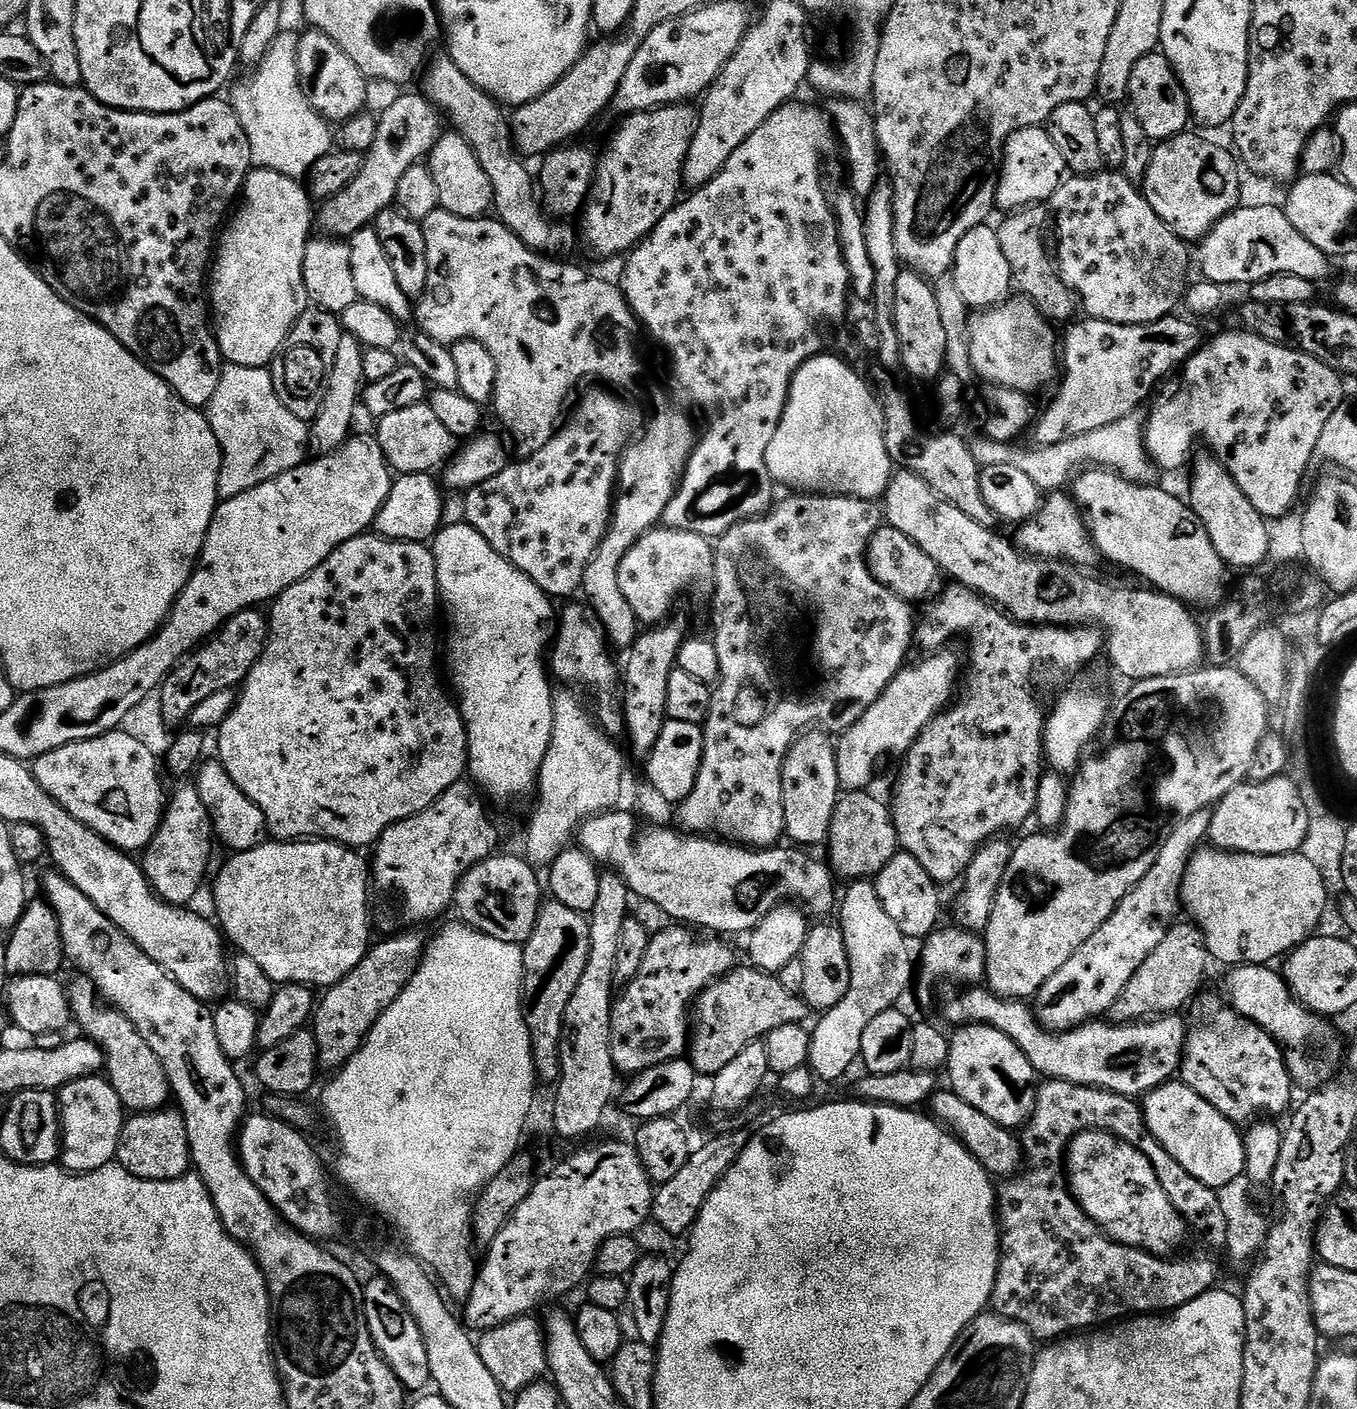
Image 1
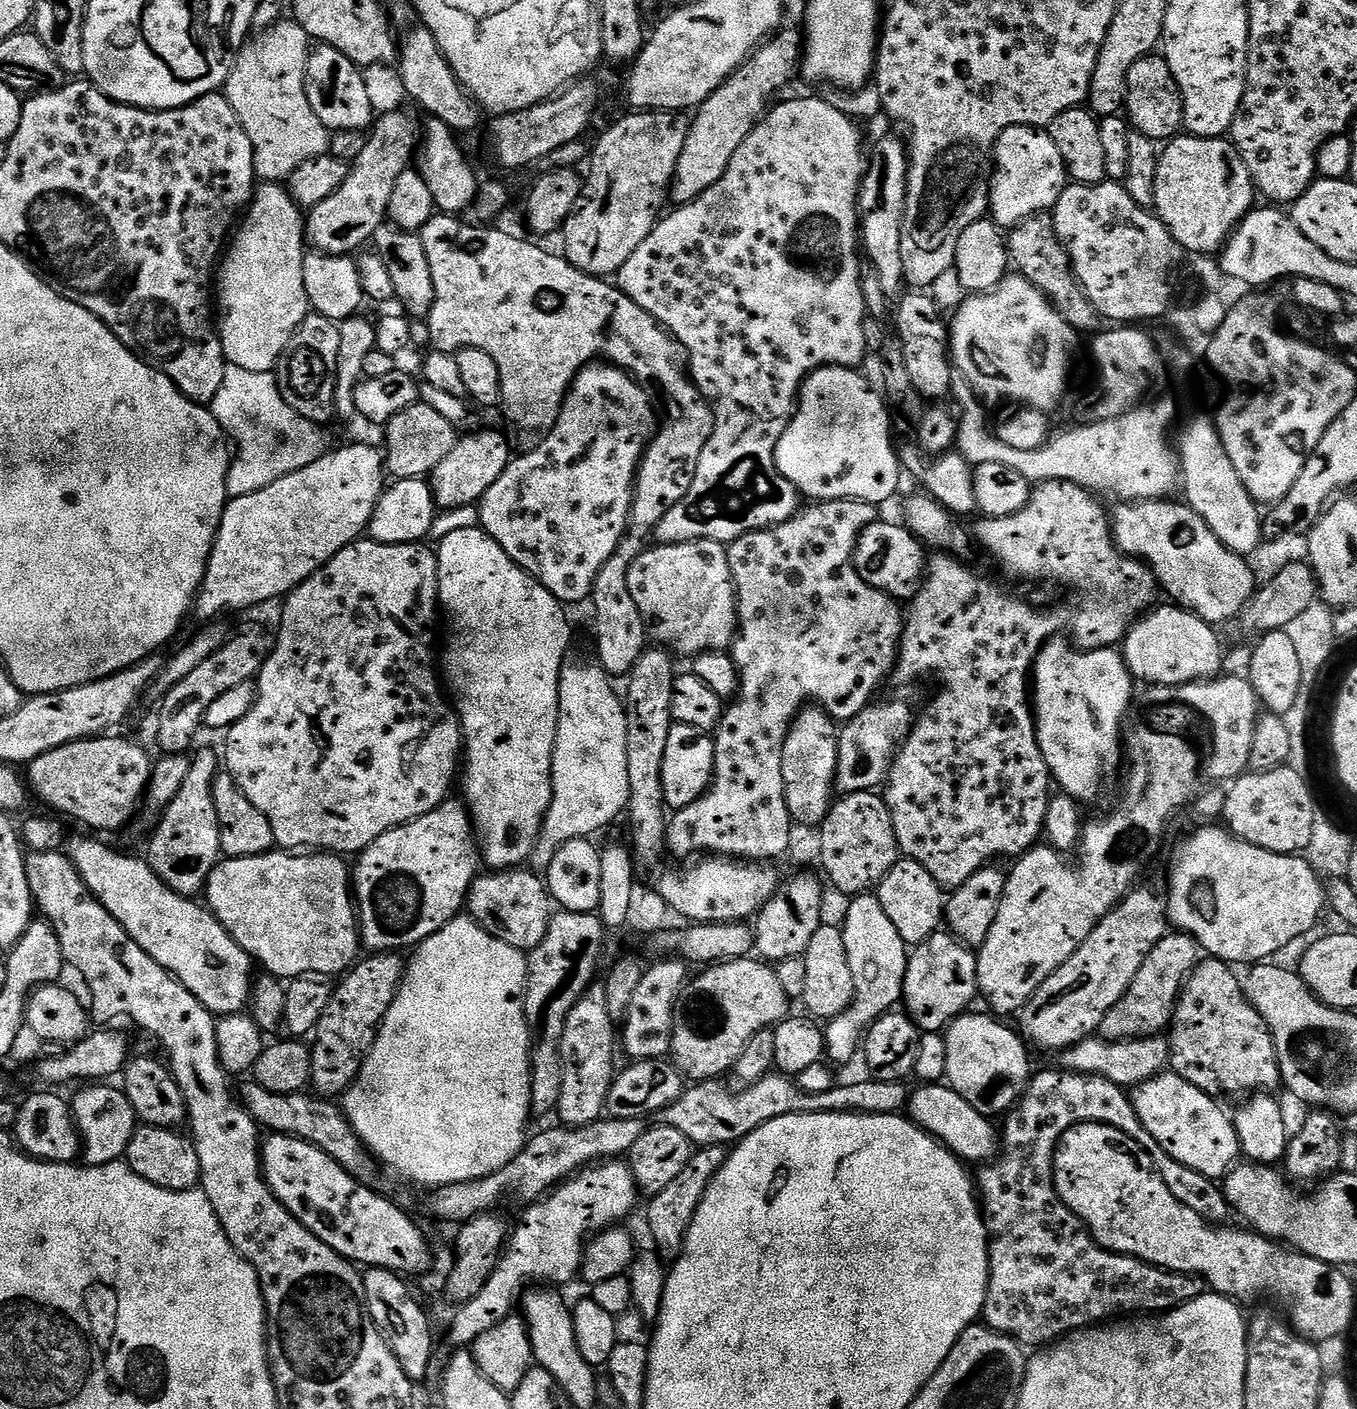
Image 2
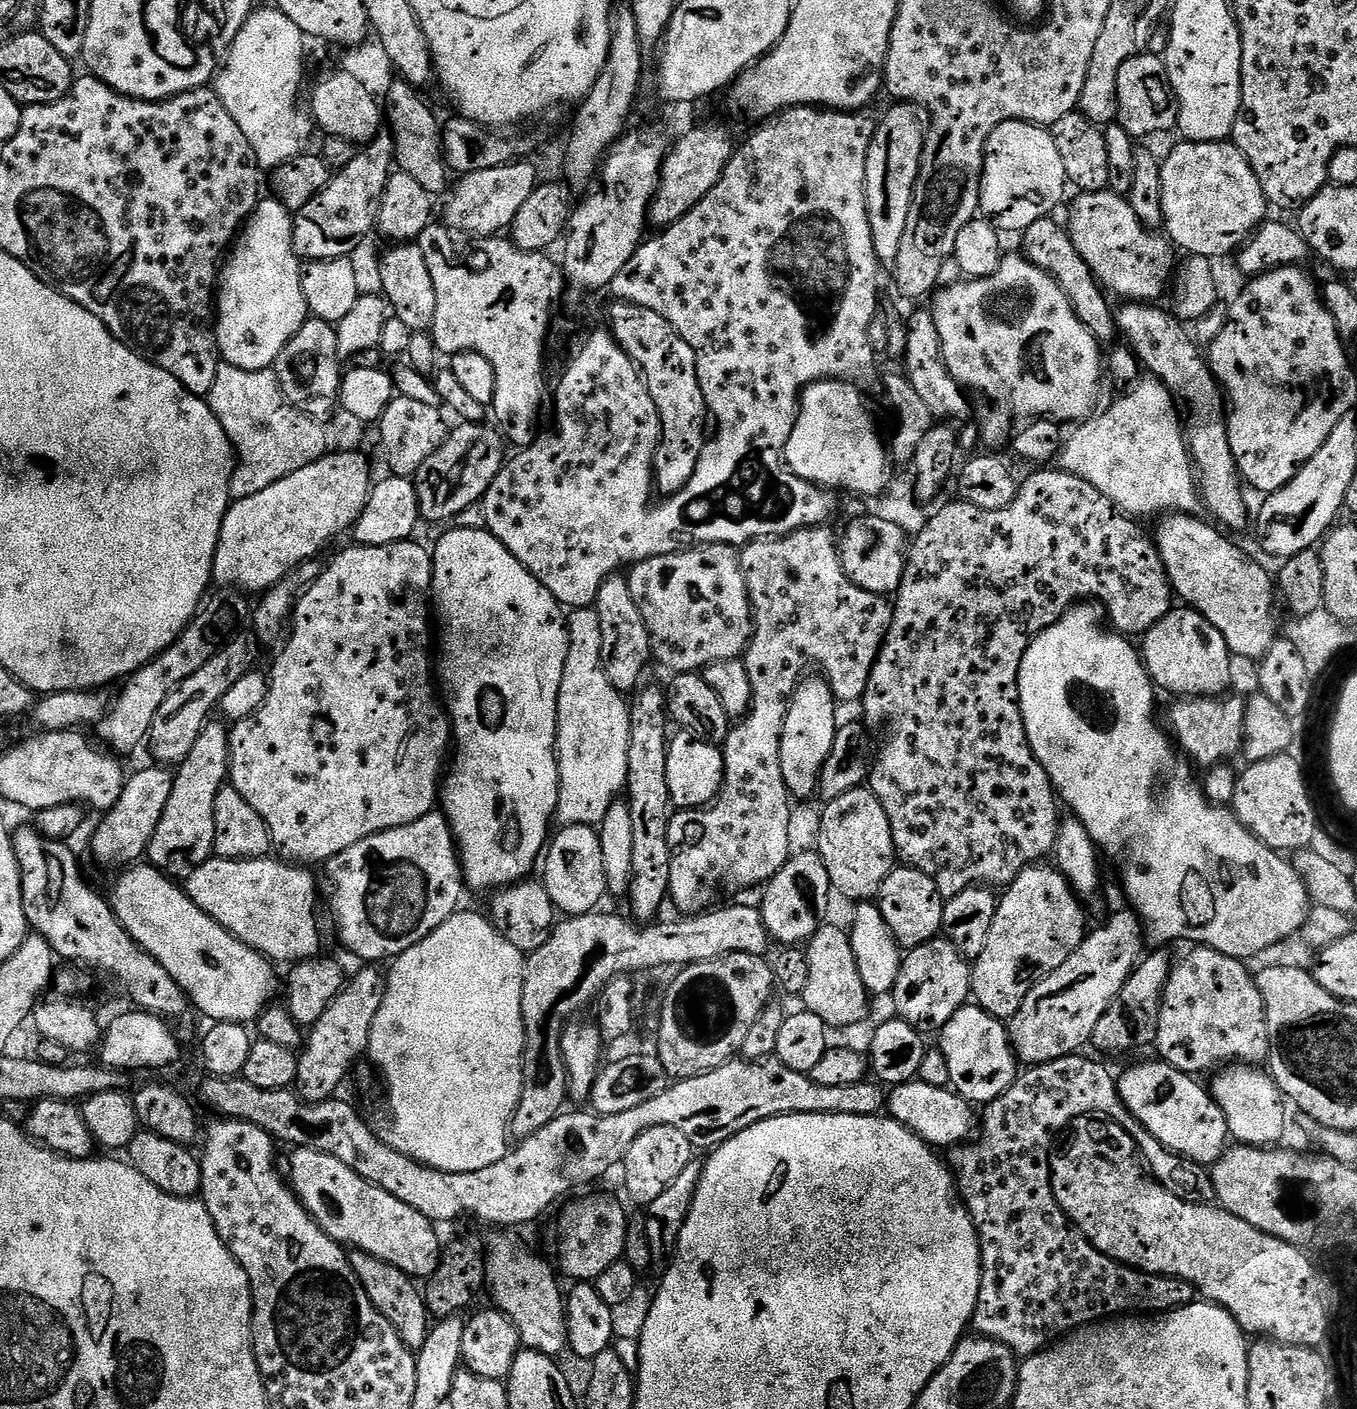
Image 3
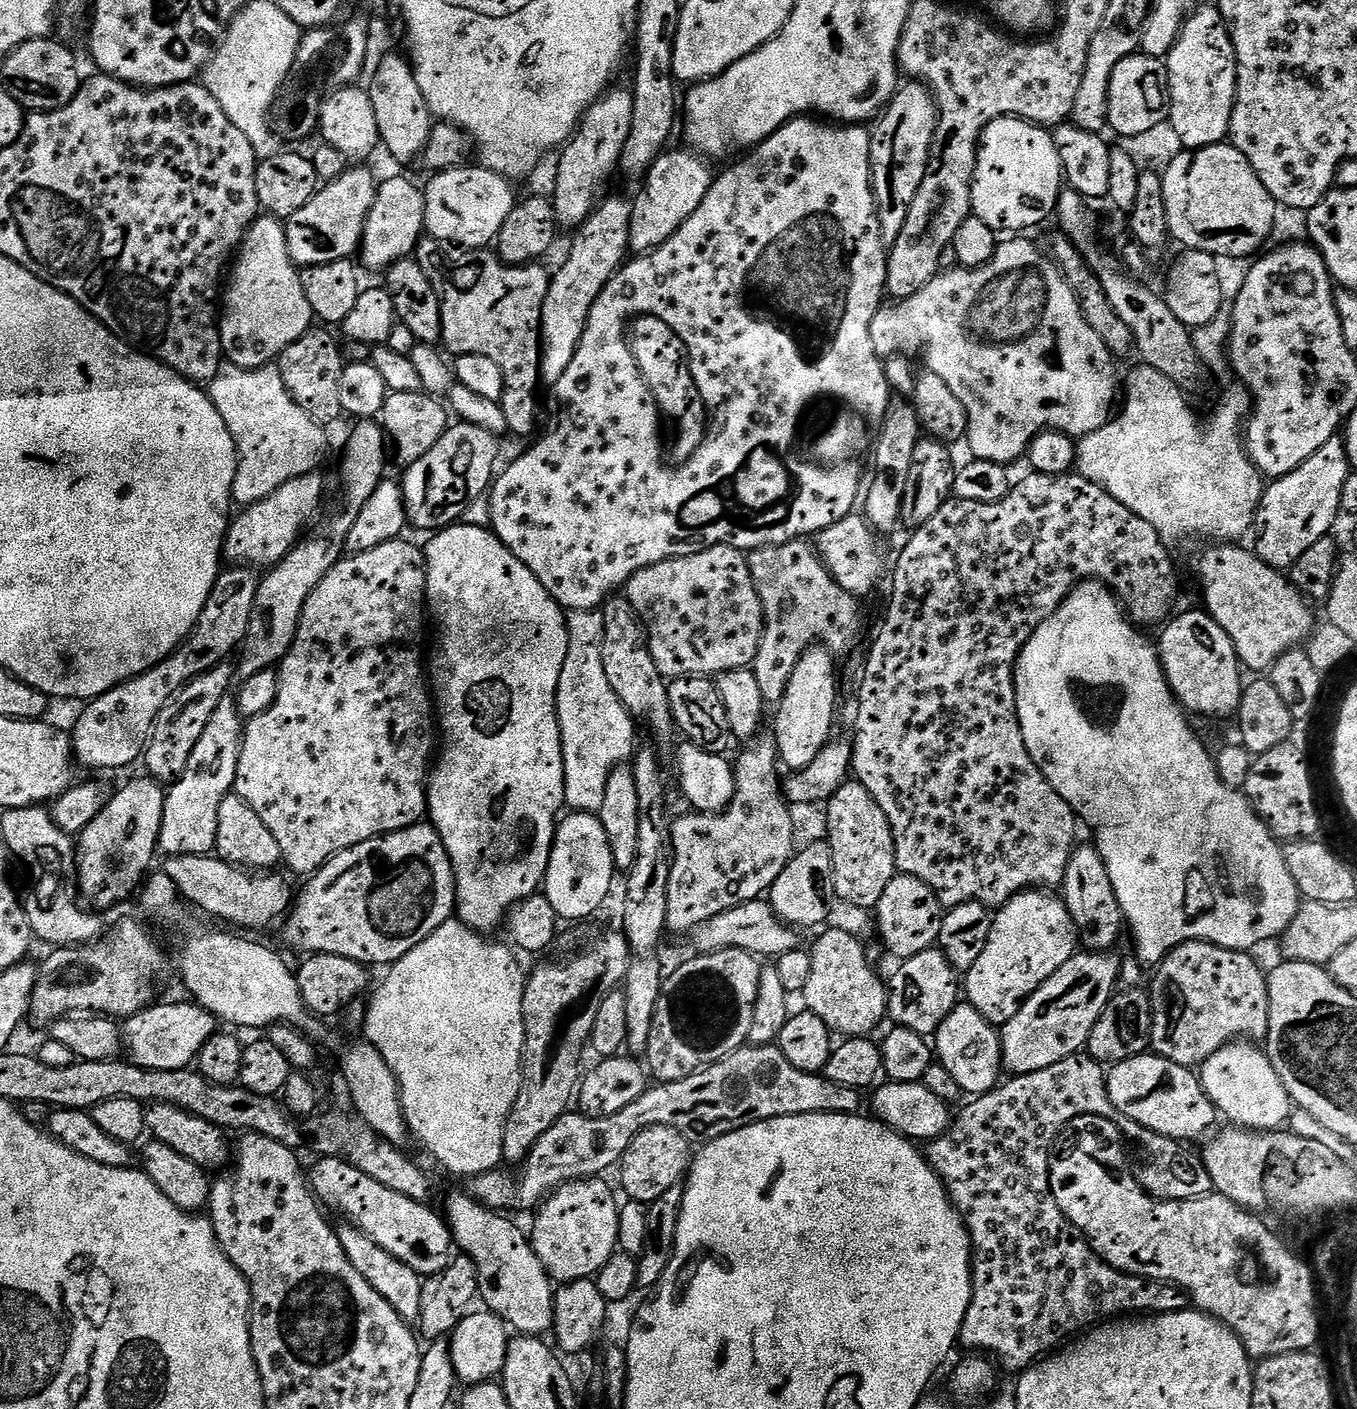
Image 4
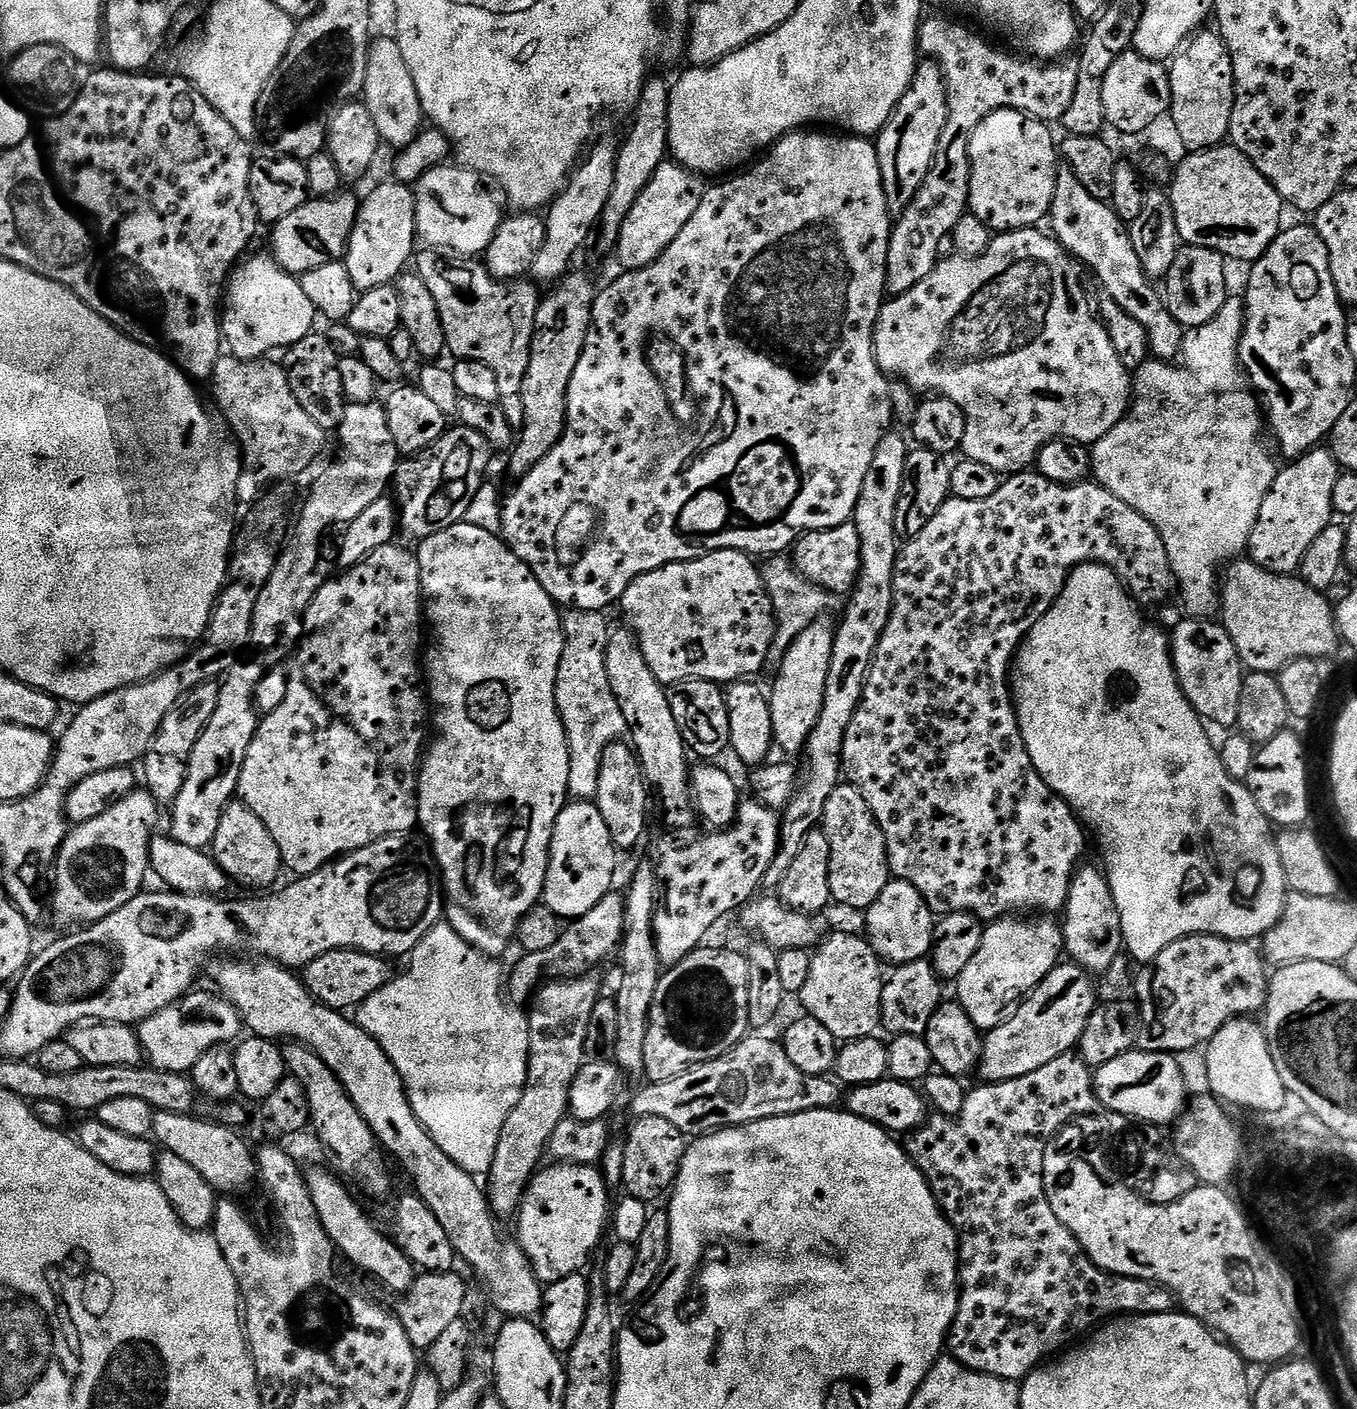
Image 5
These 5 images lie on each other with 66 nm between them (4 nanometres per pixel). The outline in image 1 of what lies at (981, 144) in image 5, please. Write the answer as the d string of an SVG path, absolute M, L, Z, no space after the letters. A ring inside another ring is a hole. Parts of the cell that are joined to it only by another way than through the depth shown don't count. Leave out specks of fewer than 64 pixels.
M1047 127L1020 128L1004 143L1004 158L1000 161L1000 185L996 191L996 208L1005 213L1027 208L1030 204L1044 204L1066 179L1062 153L1054 146Z

